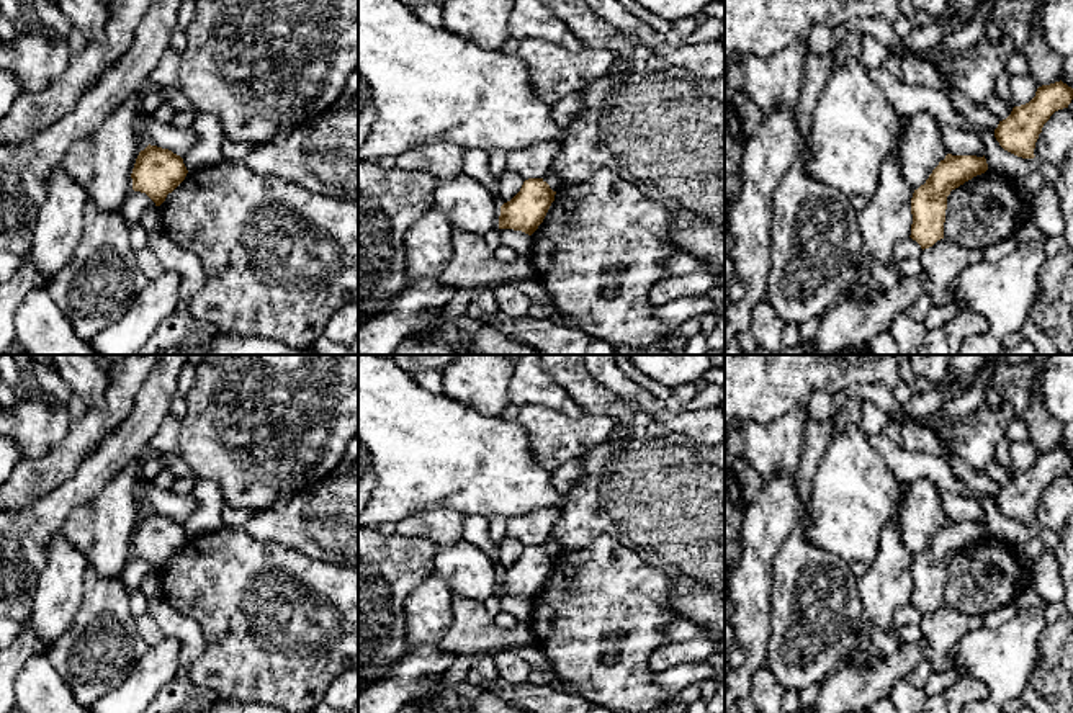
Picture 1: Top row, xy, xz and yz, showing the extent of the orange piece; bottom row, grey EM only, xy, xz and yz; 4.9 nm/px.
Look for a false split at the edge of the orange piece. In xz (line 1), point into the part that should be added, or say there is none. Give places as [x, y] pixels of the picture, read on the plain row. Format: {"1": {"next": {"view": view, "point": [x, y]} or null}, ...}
{"1": {"next": null}}

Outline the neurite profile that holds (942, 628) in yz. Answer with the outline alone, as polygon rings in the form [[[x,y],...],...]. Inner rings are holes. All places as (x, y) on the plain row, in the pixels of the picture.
[[[944,603],[924,615],[919,626],[927,641],[926,661],[932,672],[944,672],[954,667],[955,644],[963,636],[980,630],[983,617],[967,615]]]

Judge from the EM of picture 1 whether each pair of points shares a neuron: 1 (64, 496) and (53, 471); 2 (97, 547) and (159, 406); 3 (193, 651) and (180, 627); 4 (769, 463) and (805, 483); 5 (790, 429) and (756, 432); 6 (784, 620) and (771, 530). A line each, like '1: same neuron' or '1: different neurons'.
1: different neurons
2: different neurons
3: same neuron
4: different neurons
5: same neuron
6: different neurons

